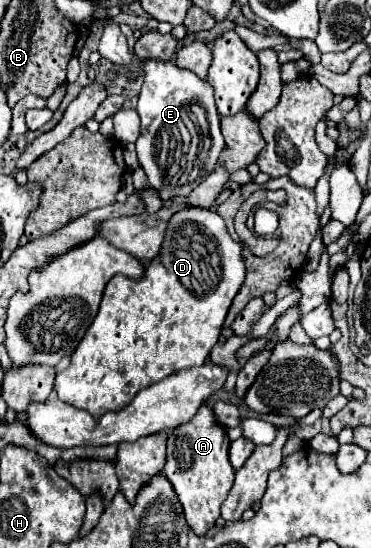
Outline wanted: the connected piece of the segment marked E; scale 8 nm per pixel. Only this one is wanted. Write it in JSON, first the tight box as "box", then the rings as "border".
{"box":[100,24,224,200],"border":[[[106,24],[100,38],[100,54],[112,64],[130,66],[134,60],[144,76],[138,98],[138,114],[142,132],[136,140],[138,160],[148,176],[150,186],[162,200],[188,196],[214,168],[224,148],[220,132],[220,114],[214,104],[214,92],[208,80],[200,80],[194,72],[180,68],[172,60],[140,60],[130,54],[128,40],[118,26]]]}

